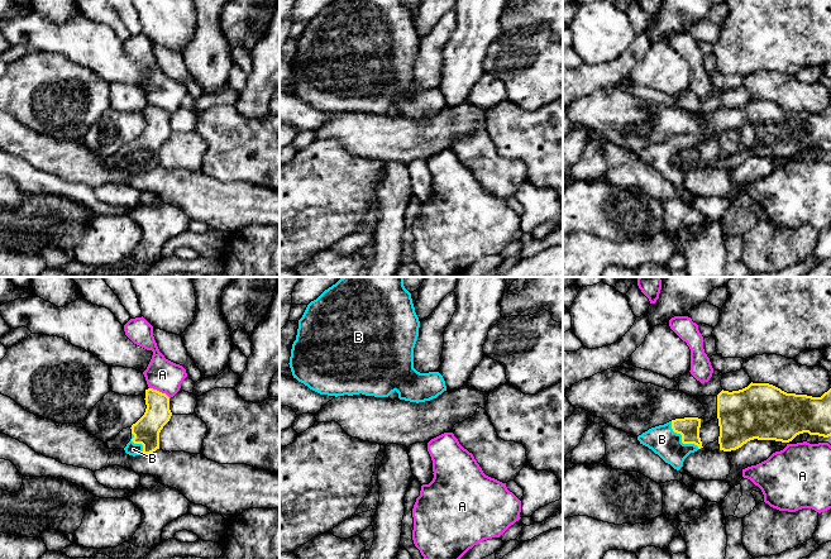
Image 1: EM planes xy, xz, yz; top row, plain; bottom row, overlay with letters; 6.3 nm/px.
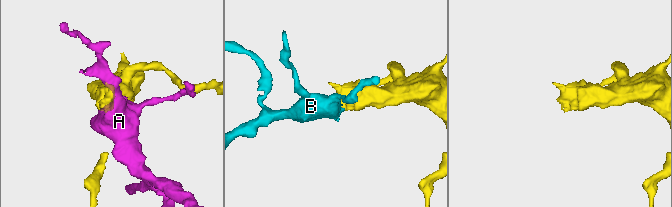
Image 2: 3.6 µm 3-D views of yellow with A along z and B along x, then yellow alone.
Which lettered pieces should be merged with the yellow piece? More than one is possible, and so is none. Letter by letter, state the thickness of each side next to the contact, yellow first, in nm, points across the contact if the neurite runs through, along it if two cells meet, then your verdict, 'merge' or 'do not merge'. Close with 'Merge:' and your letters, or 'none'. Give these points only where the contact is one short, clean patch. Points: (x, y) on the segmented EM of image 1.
A: 160/200 nm | do not merge
B: 140/180 nm | across yz (688, 428), (682, 439), (662, 439) | merge
Merge: B

